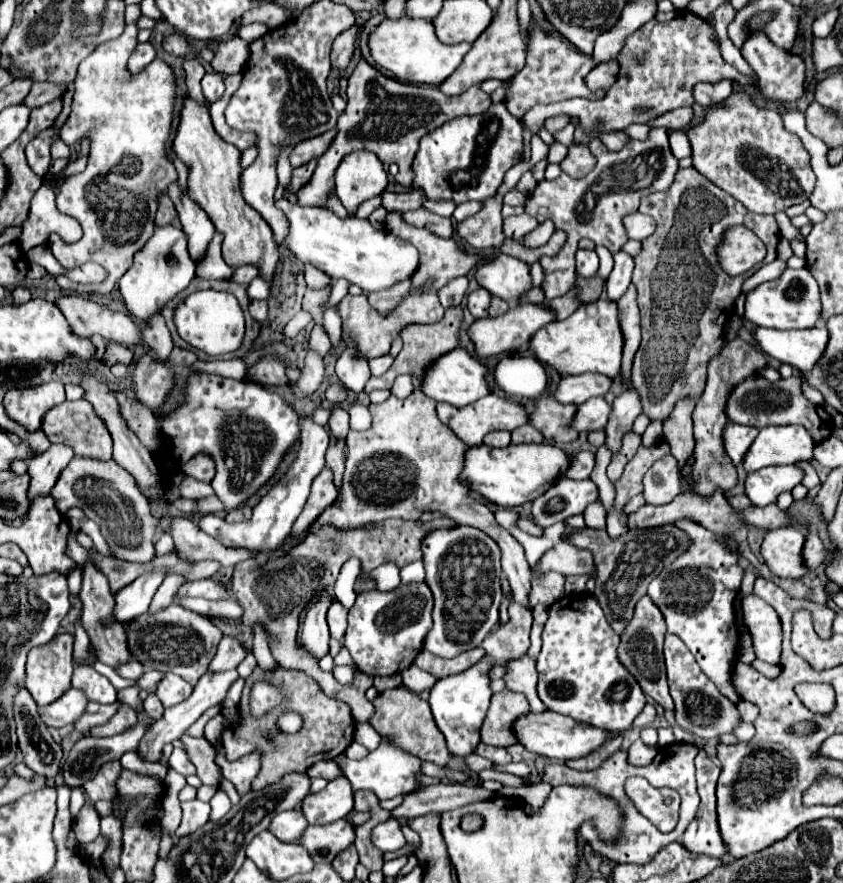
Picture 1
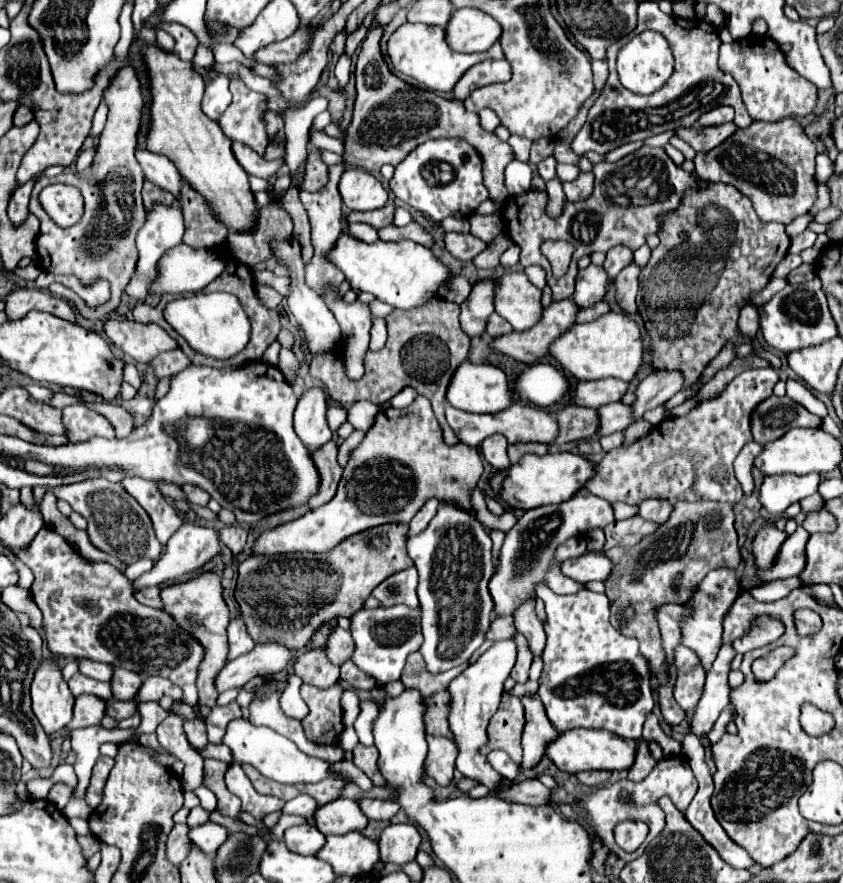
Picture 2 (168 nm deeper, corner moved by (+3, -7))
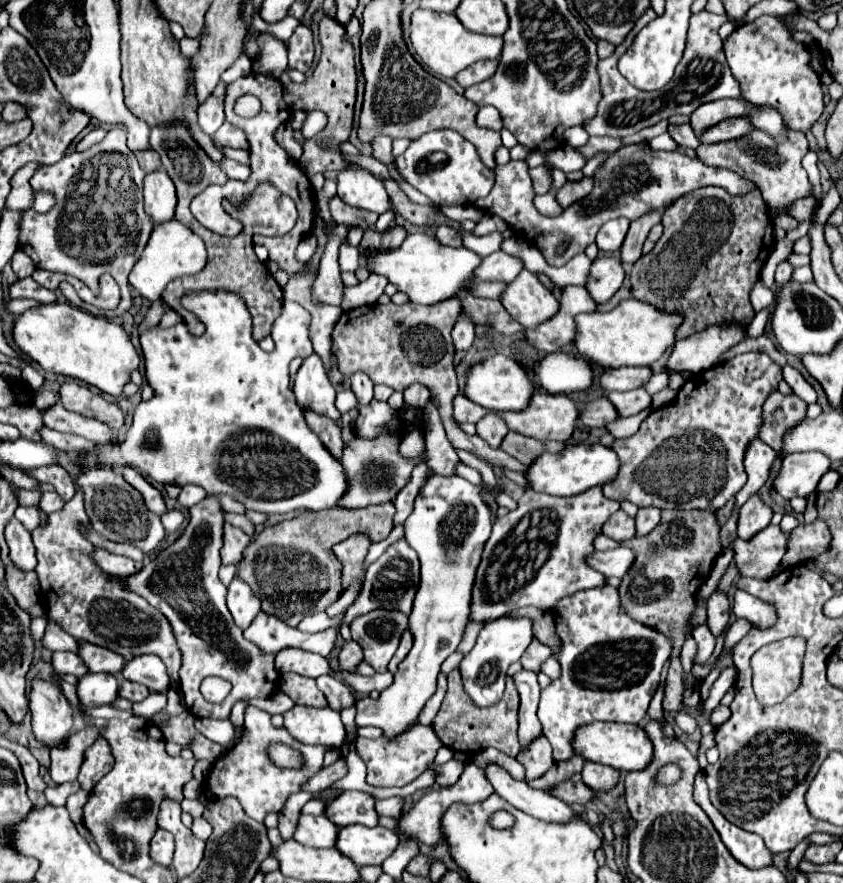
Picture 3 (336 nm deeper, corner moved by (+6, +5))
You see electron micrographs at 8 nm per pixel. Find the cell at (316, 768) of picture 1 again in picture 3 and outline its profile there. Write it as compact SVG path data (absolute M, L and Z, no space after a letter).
M393 796L393 798L387 798L387 800L377 800L375 810L379 812L379 816L389 816L389 818L399 820L399 816L403 814L403 804L405 804L403 798Z

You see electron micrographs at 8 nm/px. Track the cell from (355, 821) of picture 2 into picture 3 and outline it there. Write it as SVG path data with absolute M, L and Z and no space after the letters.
M343 792L327 806L325 814L341 828L349 824L377 826L379 822L379 816L375 812L375 798L365 792Z

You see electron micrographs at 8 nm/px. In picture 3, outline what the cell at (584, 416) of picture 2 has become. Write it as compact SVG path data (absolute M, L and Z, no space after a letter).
M599 398L599 400L583 404L579 422L589 428L601 428L617 418L619 418L619 414L615 412L615 406L607 398Z

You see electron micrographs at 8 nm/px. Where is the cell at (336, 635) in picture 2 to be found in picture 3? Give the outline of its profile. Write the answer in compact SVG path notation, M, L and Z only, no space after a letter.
M355 640L345 642L341 654L339 654L339 664L347 672L357 672L357 666L363 662L363 652Z

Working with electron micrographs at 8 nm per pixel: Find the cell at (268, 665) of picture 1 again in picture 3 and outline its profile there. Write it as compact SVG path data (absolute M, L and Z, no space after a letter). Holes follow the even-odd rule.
M249 706L245 712L245 736L243 740L227 750L211 768L207 780L205 780L205 792L209 796L215 796L217 800L223 800L227 796L233 796L239 800L243 806L245 814L257 822L263 822L267 814L271 812L281 812L285 806L285 800L301 792L303 784L315 776L323 768L323 754L325 746L305 746L297 740L291 738L291 734L285 728L275 728L271 724L271 716L255 706ZM271 744L285 744L289 748L295 748L303 756L303 766L301 768L279 768L271 764L267 756L267 748Z

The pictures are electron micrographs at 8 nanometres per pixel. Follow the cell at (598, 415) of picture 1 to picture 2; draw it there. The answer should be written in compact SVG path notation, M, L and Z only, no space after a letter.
M620 402L604 404L602 408L598 408L598 420L598 436L626 430L630 426L630 406Z

